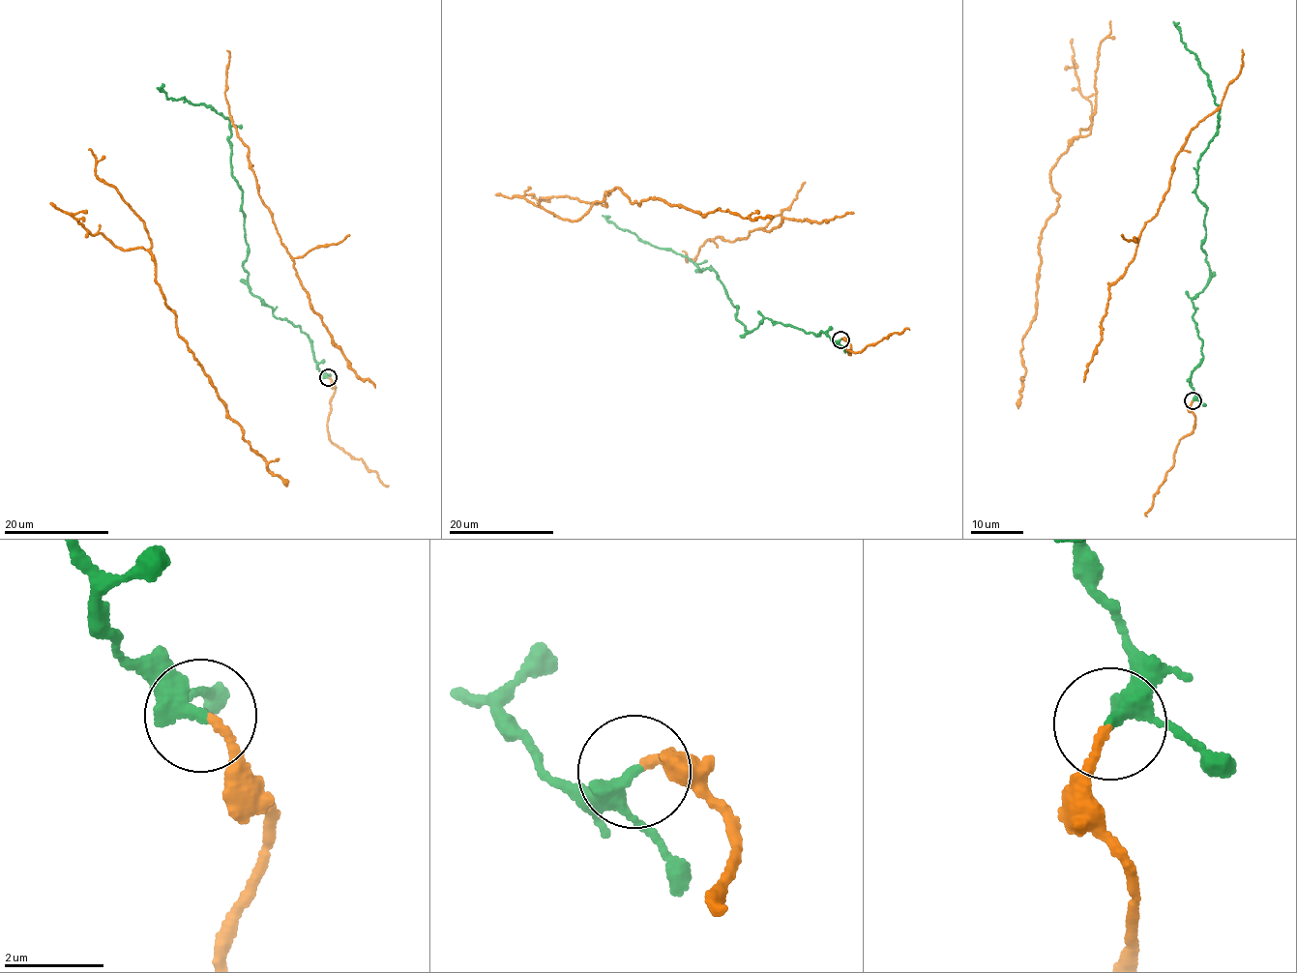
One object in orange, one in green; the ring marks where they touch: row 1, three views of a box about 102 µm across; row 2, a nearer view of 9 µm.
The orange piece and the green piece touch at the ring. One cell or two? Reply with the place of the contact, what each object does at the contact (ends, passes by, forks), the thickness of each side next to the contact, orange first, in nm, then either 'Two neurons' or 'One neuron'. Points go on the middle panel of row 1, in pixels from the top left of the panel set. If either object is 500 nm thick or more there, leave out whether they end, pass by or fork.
Place: (840, 339). At the ring orange ends. At the ring green passes by. Thickness 170 nm (orange) against 320 nm. One neuron

